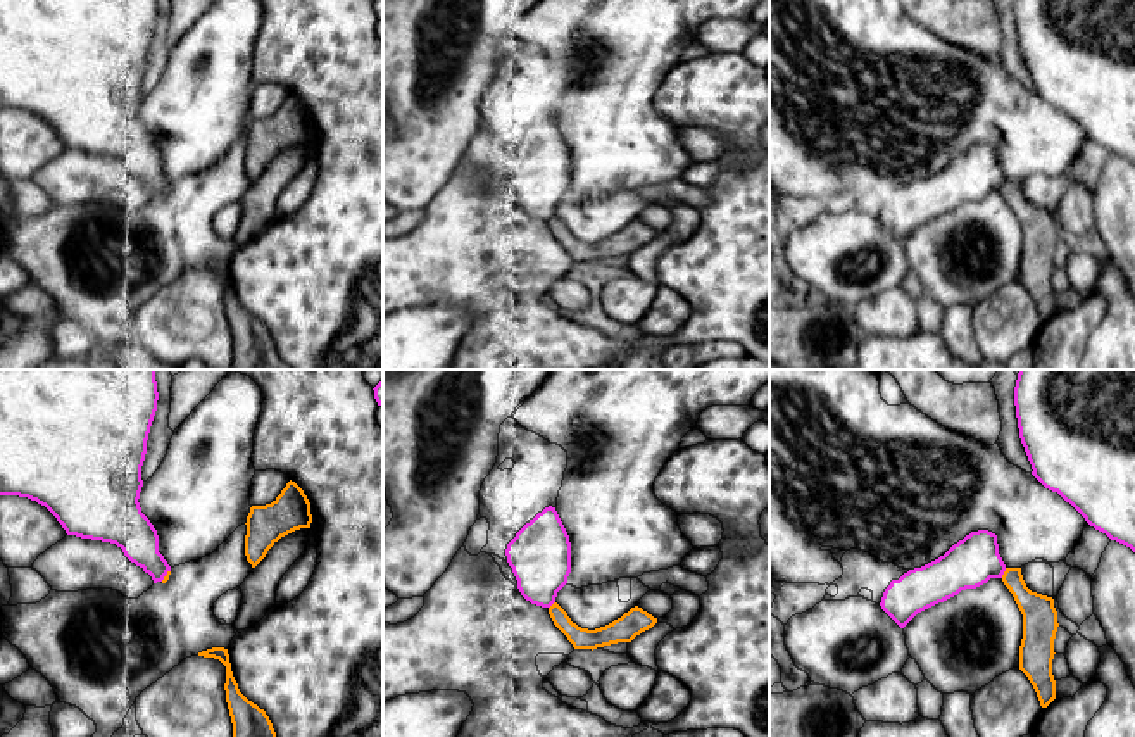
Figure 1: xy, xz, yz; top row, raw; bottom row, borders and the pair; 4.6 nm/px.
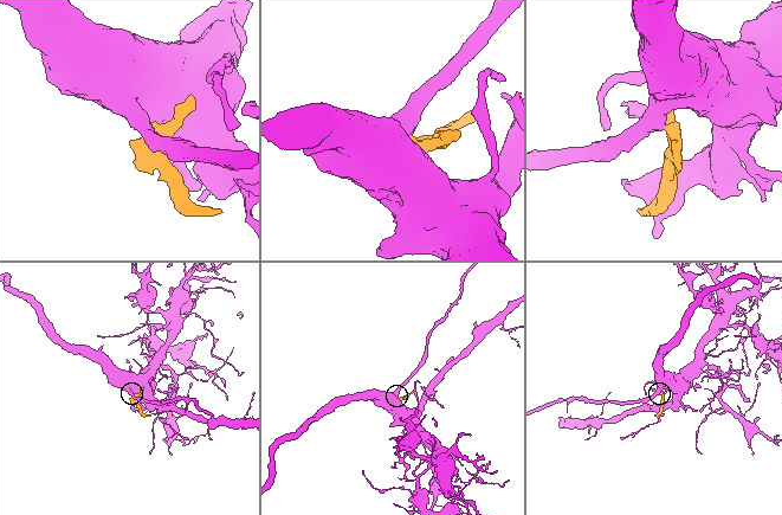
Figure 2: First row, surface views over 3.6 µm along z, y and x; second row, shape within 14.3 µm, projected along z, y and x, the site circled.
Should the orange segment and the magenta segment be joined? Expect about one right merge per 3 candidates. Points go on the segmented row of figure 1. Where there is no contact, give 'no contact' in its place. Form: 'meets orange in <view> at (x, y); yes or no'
meets orange in yz at (1004, 573); no

